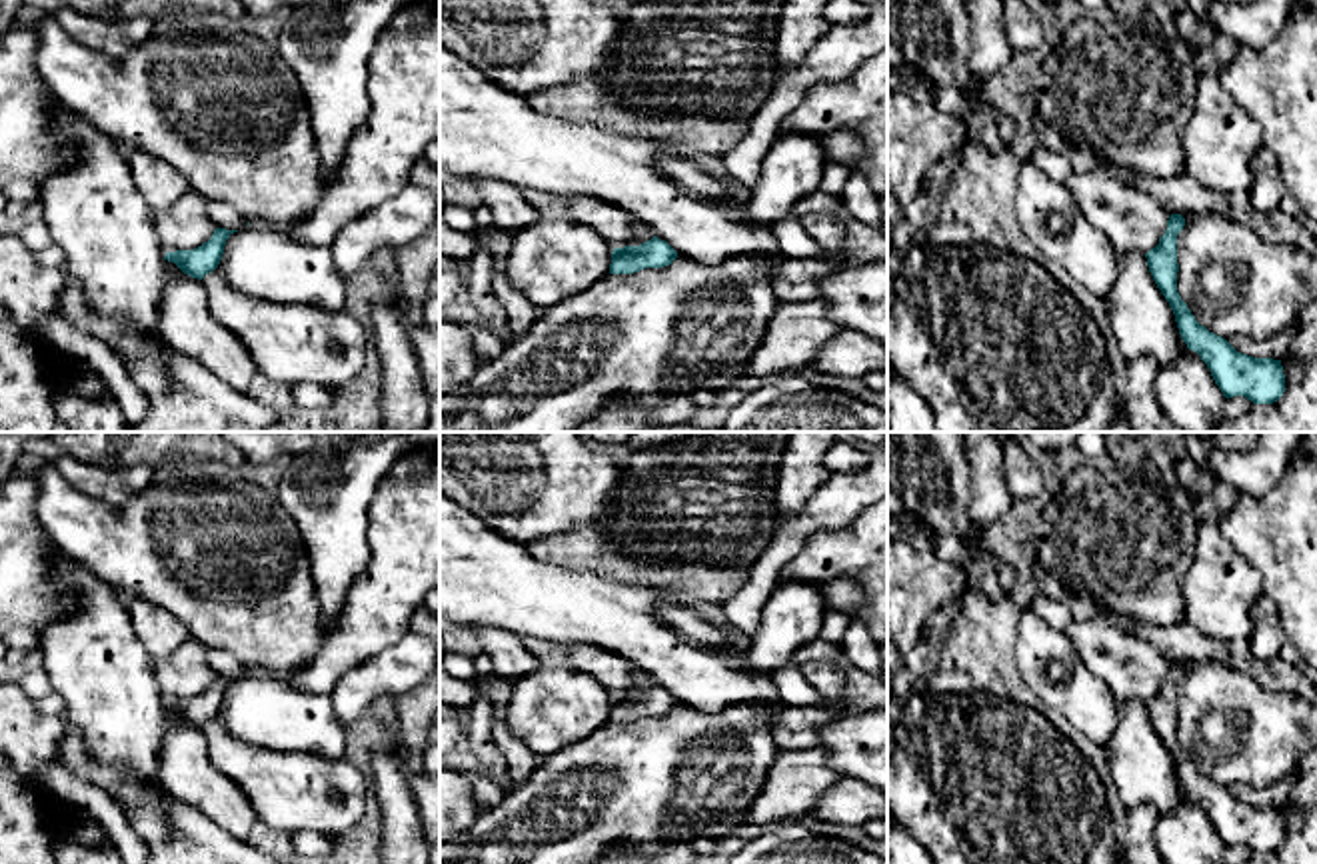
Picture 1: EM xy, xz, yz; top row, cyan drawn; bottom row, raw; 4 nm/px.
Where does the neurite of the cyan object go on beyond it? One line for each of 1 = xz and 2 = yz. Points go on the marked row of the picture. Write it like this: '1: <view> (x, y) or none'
1: none
2: none

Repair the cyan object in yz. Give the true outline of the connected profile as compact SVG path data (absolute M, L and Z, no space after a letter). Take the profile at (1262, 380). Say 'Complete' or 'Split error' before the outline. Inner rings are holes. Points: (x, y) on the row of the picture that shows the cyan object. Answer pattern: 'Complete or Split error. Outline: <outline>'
Complete. Outline: M1171 214L1159 244L1145 258L1149 272L1169 302L1179 334L1189 350L1197 352L1225 398L1245 396L1253 404L1273 404L1285 392L1281 360L1253 358L1237 352L1225 338L1201 326L1177 292L1177 234L1185 218Z

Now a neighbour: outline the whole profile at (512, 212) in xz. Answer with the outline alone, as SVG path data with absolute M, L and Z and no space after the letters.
M470 178L482 194L484 206L494 214L494 226L504 232L518 232L540 220L540 212L522 196L522 190L504 180Z

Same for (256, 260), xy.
M250 224L230 234L218 268L234 290L252 298L308 304L330 312L344 312L346 306L346 282L336 272L330 246L304 244L264 224Z

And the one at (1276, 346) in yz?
M1297 320L1291 326L1283 328L1279 334L1275 334L1267 340L1253 342L1245 336L1235 336L1235 338L1229 340L1229 344L1237 352L1253 356L1253 358L1281 360L1287 354L1287 348L1293 340L1295 330L1297 330Z

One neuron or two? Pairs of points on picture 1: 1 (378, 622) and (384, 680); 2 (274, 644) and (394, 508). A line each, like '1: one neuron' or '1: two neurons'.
1: two neurons
2: two neurons

